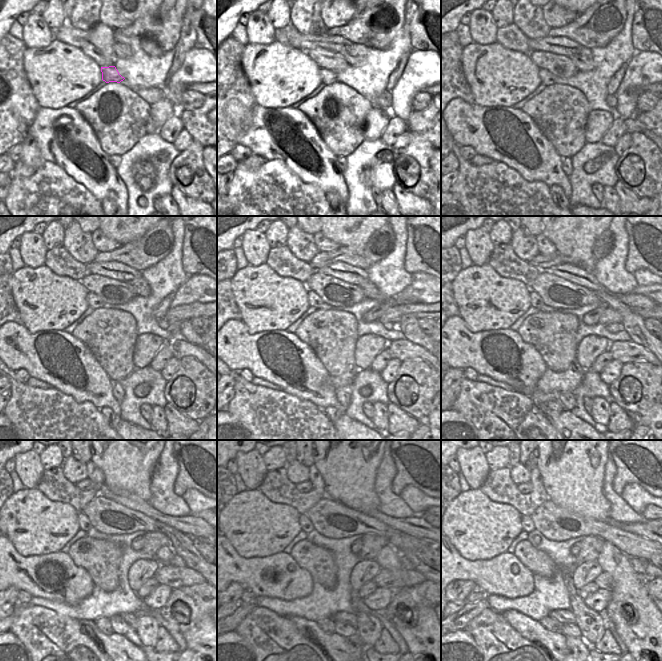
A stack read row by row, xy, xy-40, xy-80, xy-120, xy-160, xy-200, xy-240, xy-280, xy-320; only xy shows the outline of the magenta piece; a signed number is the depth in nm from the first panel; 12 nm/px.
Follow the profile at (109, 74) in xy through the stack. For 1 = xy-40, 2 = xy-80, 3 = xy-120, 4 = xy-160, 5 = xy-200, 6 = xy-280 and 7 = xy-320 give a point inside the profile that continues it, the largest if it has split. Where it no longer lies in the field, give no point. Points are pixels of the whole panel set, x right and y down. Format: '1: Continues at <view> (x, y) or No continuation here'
1: Continues at xy-40 (328, 77)
2: Continues at xy-80 (547, 78)
3: Continues at xy-120 (94, 301)
4: Continues at xy-160 (314, 300)
5: Continues at xy-200 (536, 301)
6: Continues at xy-280 (306, 525)
7: Continues at xy-320 (528, 526).

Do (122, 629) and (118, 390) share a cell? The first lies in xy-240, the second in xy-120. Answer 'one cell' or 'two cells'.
one cell

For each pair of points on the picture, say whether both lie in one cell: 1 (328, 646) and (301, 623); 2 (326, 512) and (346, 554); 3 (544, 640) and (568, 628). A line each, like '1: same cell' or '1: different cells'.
1: same cell
2: different cells
3: different cells

